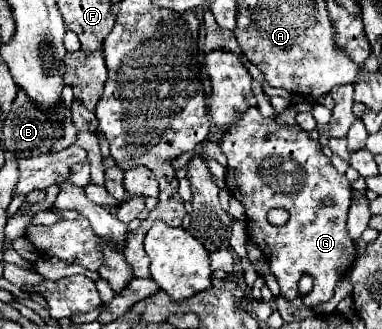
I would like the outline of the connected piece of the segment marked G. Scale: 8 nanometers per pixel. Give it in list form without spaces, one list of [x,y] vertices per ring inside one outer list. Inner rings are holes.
[[[250,107],[244,117],[238,117],[234,125],[222,135],[220,149],[228,159],[228,173],[226,173],[226,187],[236,197],[244,211],[246,211],[246,223],[248,223],[248,237],[252,243],[258,245],[258,249],[266,255],[272,273],[276,275],[280,283],[280,295],[286,299],[298,297],[298,281],[302,275],[314,277],[314,289],[302,297],[302,301],[312,307],[318,303],[324,303],[332,299],[336,283],[352,269],[356,261],[356,245],[348,237],[346,231],[346,215],[352,201],[352,187],[346,179],[346,175],[340,175],[332,165],[330,159],[320,151],[320,143],[312,141],[308,131],[294,125],[282,125],[272,119],[264,119],[258,111],[258,107]],[[332,197],[334,205],[324,207],[320,201]],[[272,207],[284,207],[290,211],[290,219],[282,227],[274,227],[266,221],[266,213]]]

